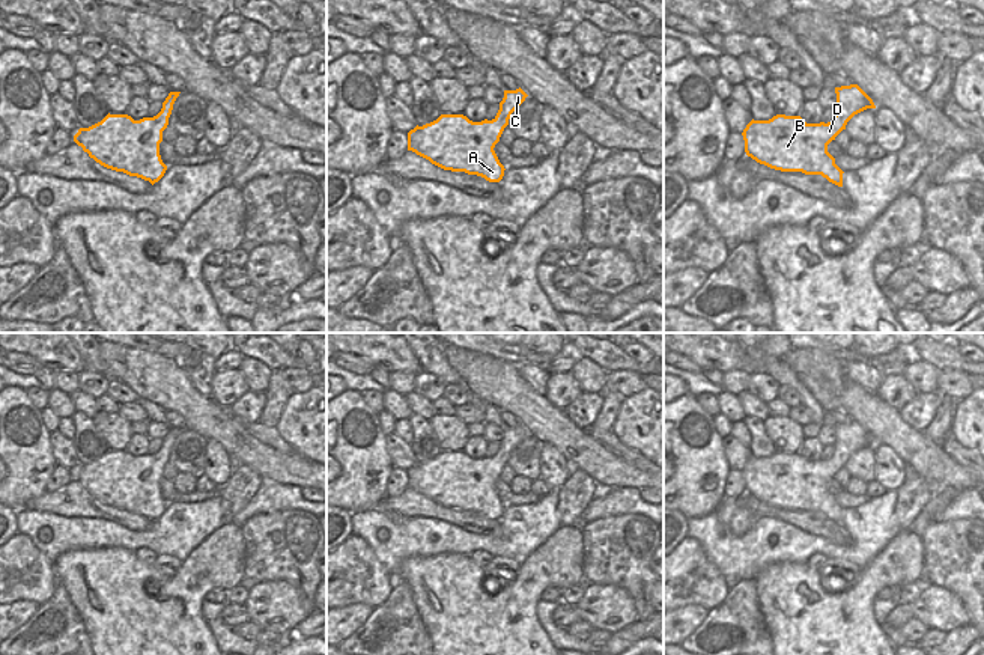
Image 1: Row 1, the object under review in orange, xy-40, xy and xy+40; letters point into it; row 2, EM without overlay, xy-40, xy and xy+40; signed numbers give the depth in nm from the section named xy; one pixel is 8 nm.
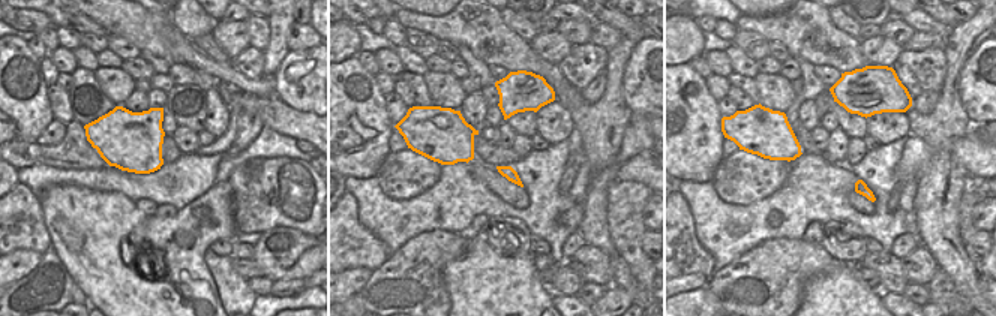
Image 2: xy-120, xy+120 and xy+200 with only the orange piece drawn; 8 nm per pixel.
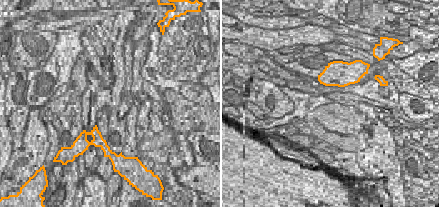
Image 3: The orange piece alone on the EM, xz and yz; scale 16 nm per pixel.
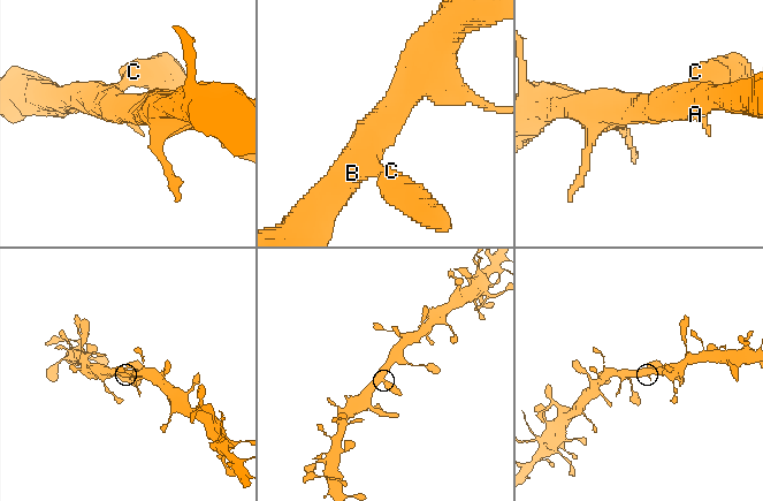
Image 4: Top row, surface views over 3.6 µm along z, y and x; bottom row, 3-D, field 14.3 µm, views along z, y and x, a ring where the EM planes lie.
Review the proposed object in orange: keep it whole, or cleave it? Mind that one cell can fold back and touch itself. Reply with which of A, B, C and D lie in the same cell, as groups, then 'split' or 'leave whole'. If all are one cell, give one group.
A B C D; leave whole

